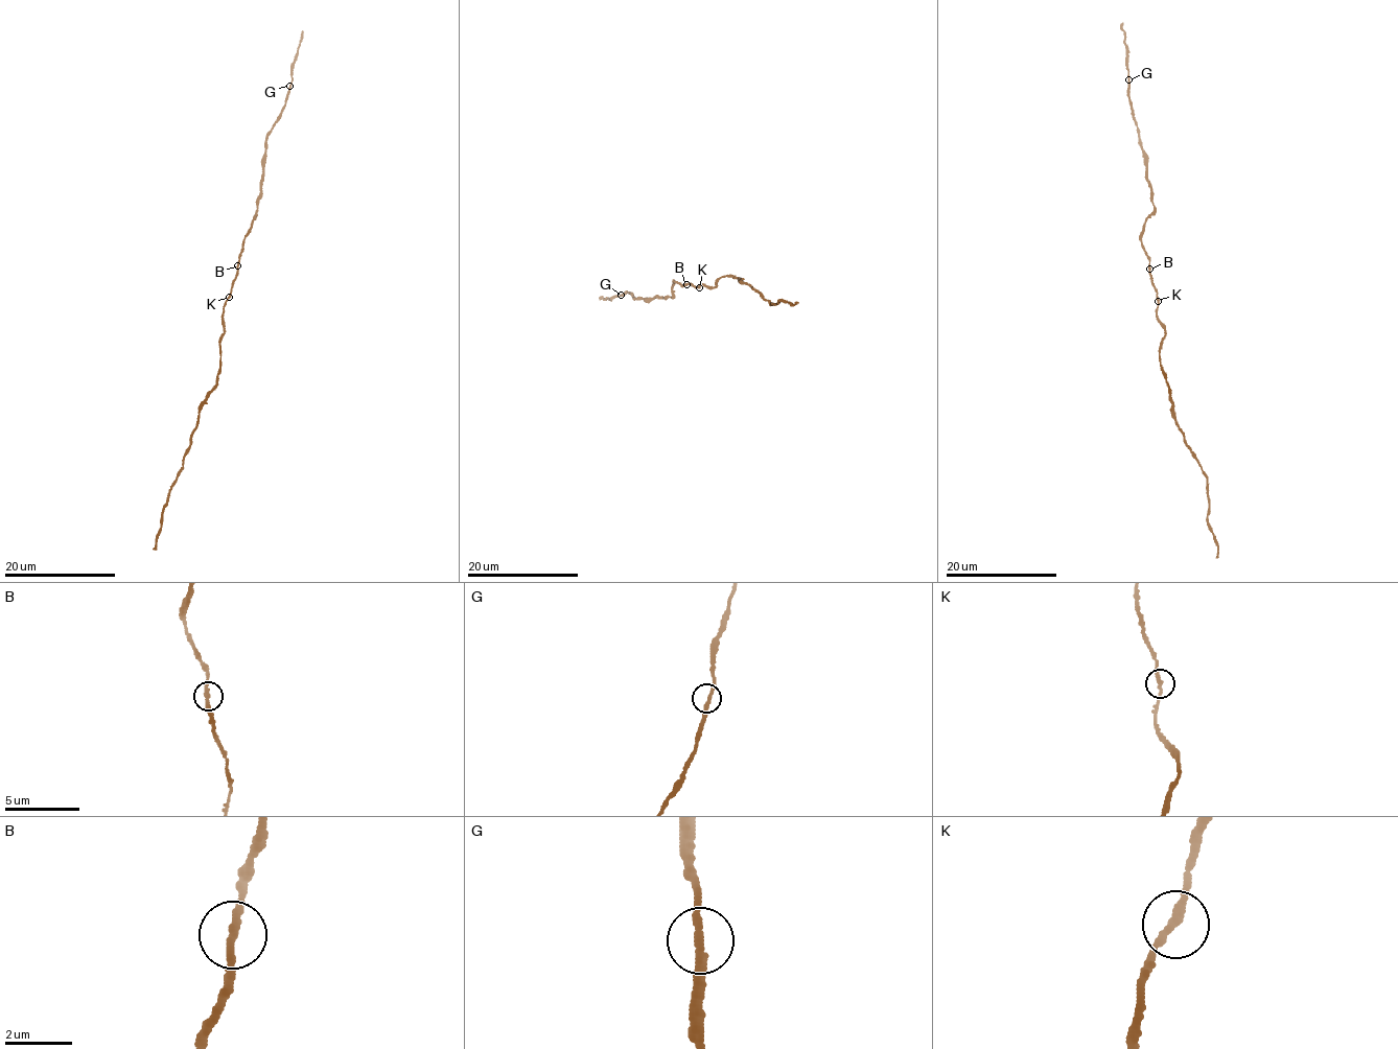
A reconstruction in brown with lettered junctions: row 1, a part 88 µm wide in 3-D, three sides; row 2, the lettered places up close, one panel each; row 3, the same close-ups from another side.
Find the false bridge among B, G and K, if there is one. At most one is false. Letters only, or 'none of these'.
none of these

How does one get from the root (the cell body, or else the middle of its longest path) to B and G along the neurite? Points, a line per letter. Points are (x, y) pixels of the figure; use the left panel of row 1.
B: (230, 289), (237, 265)
G: (230, 289), (245, 236), (257, 212), (268, 133), (283, 110), (289, 86)

